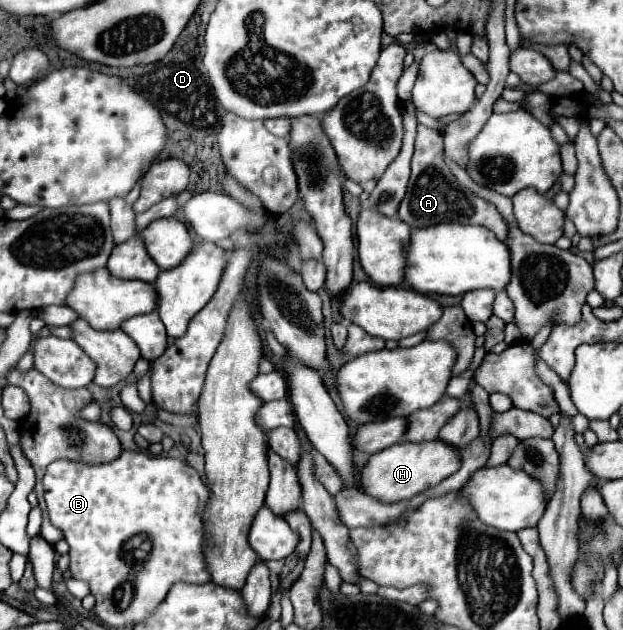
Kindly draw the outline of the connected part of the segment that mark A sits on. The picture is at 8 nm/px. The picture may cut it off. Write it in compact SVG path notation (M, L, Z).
M419 125L417 139L415 139L415 153L411 159L411 179L409 179L407 195L401 201L397 217L411 227L429 227L429 225L439 225L439 223L483 225L491 229L501 241L505 241L507 223L497 211L497 207L477 197L475 193L471 193L467 187L459 185L457 179L451 175L449 167L443 163L441 151L443 151L443 135L435 129Z

